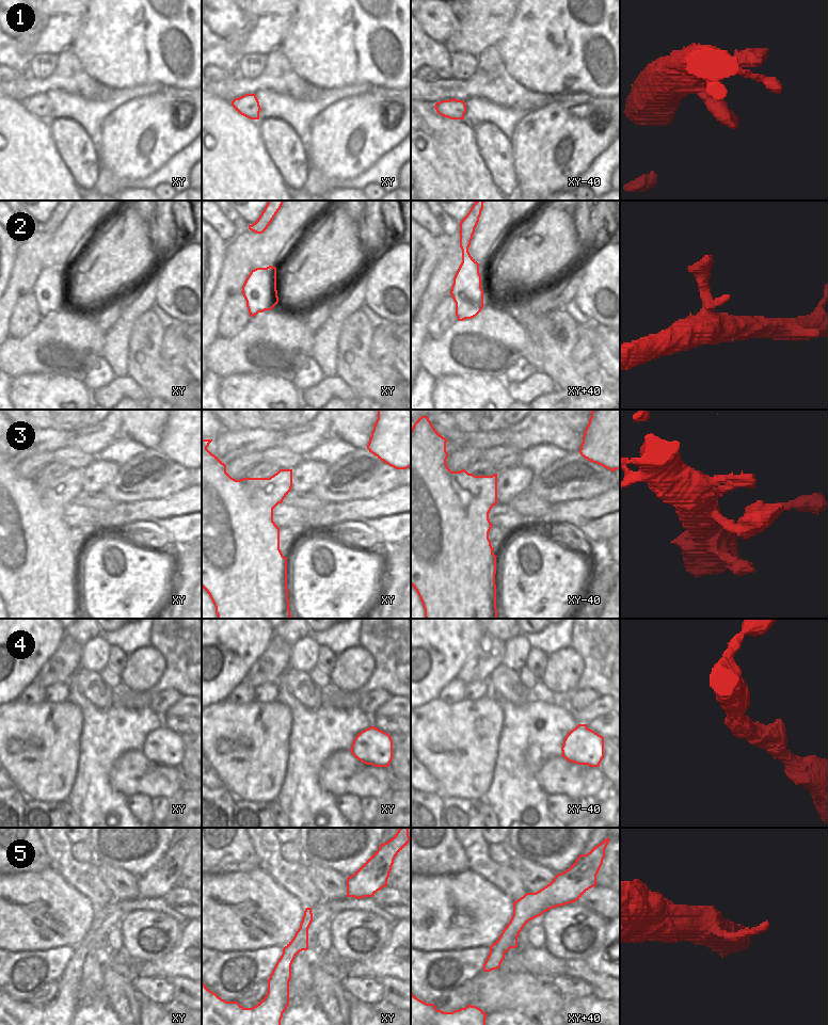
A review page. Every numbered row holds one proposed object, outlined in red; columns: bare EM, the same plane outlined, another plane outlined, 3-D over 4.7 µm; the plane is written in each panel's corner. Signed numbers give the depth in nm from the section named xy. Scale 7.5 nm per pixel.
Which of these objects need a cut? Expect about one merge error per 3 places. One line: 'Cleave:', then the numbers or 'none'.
Cleave: none

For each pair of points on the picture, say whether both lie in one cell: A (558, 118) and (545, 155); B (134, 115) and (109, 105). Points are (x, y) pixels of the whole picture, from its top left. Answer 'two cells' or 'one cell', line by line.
A: one cell
B: two cells

